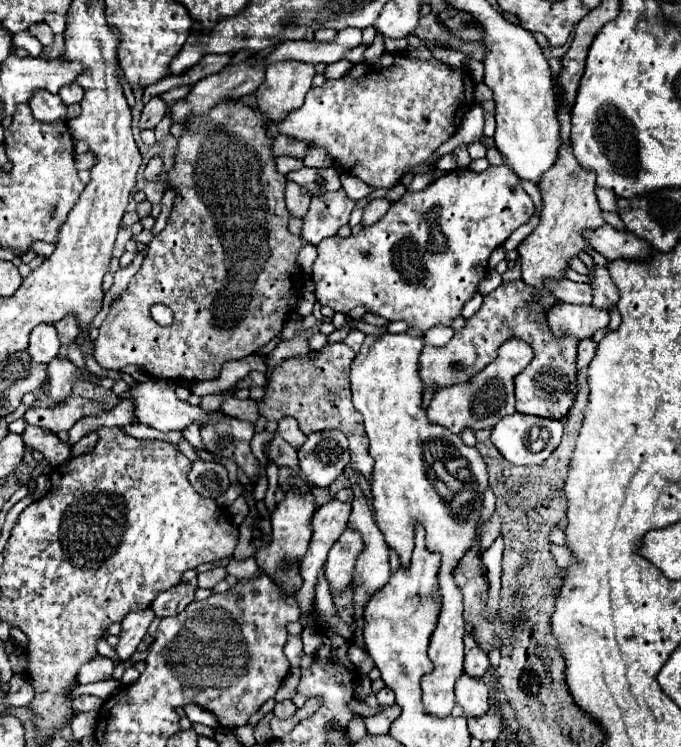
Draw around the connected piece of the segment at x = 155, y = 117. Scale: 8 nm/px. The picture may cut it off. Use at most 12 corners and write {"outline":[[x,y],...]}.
{"outline":[[152,98],[140,118],[140,130],[156,128],[164,118],[166,104]]}

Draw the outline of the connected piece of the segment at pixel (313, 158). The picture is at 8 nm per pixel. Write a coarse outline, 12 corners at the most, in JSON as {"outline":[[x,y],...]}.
{"outline":[[310,147],[303,164],[323,168],[328,165],[324,149]]}

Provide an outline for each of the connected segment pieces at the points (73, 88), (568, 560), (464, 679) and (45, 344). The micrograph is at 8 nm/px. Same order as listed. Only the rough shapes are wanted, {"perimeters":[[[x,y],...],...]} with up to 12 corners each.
{"perimeters":[[[78,84],[60,88],[58,94],[66,106],[78,104],[84,90]],[[552,544],[552,556],[562,570],[578,562],[572,550]],[[466,672],[456,680],[464,716],[488,710],[488,686]],[[40,324],[30,334],[28,356],[48,364],[60,342],[54,326]]]}

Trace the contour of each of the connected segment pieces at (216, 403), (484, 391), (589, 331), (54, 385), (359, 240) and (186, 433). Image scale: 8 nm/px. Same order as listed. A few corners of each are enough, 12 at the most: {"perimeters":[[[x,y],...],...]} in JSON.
{"perimeters":[[[202,396],[200,408],[204,412],[216,412],[224,396]],[[510,338],[466,384],[438,390],[430,424],[452,434],[514,414],[514,378],[534,352]],[[564,304],[546,312],[554,336],[578,340],[608,326],[592,304]],[[70,360],[48,364],[48,406],[54,408],[72,396],[78,370]],[[508,166],[450,170],[318,244],[316,300],[450,326],[534,214]],[[190,424],[182,430],[184,440],[194,448],[202,448],[200,426]]]}

